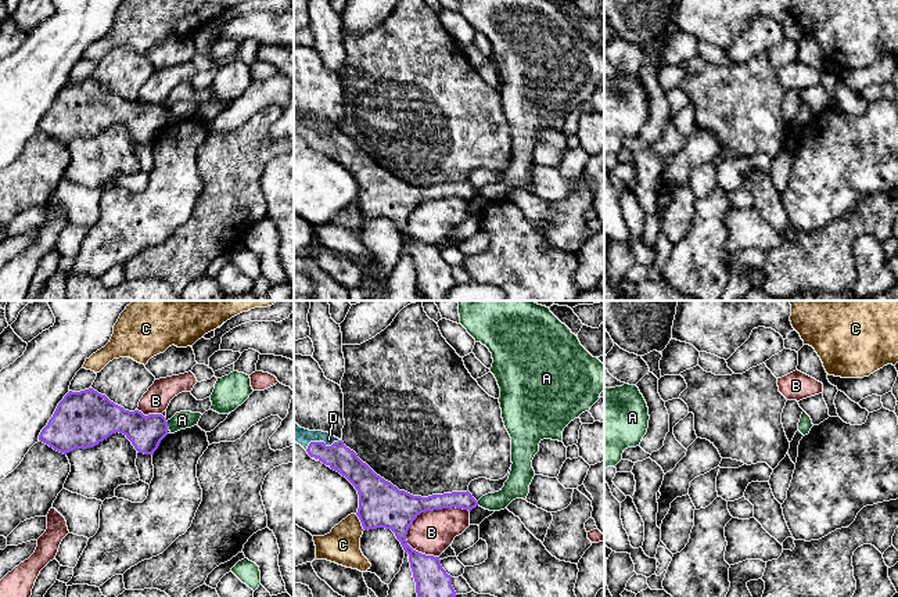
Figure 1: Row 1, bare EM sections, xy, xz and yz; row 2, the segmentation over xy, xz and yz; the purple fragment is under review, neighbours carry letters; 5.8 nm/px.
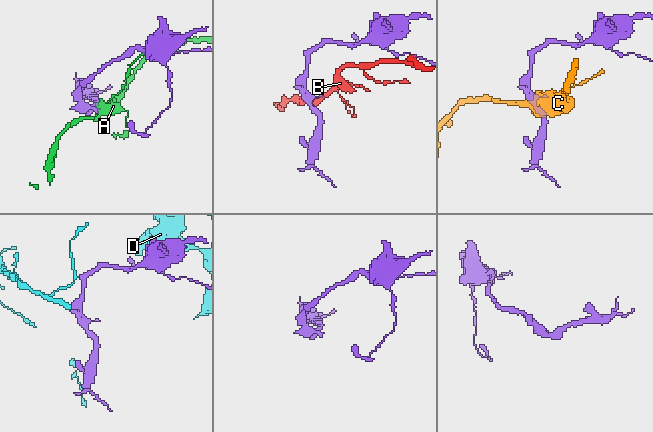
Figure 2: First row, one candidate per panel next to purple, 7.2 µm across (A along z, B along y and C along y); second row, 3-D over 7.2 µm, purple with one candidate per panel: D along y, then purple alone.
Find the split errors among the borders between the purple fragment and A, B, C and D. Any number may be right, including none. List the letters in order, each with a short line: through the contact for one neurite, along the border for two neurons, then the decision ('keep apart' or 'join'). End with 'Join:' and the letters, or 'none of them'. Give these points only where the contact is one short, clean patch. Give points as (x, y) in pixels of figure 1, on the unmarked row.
A: line xy (166, 111), (169, 118); keep apart
B: keep apart
C: line xz (355, 204), (365, 219); keep apart
D: join
Join: D

